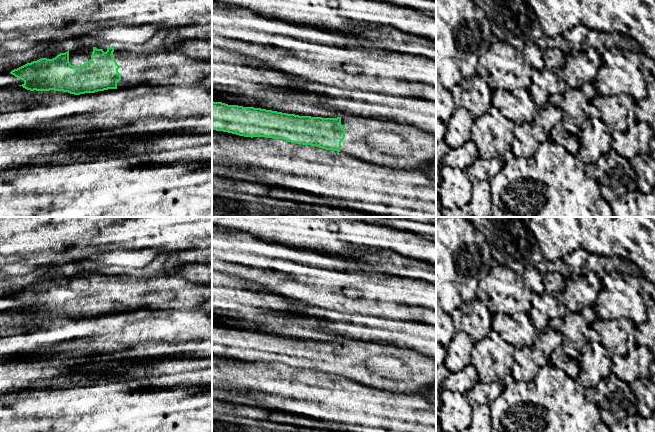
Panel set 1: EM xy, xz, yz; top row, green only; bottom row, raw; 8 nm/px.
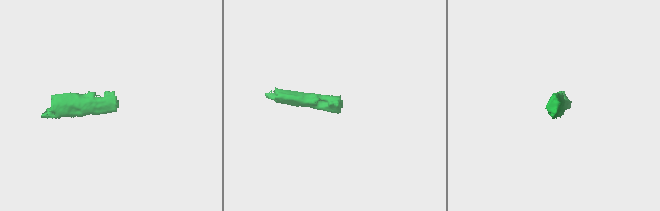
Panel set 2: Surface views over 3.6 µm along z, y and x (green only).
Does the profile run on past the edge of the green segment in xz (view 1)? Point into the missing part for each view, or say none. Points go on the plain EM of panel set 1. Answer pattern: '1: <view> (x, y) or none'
1: xz (397, 370)

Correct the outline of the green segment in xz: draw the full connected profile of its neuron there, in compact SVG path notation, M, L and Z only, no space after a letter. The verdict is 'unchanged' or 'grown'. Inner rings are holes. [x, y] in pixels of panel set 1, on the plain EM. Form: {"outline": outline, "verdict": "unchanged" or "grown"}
{"outline": "M212 325L212 354L316 370L394 394L418 394L436 383L434 358L361 340L299 340Z", "verdict": "grown"}

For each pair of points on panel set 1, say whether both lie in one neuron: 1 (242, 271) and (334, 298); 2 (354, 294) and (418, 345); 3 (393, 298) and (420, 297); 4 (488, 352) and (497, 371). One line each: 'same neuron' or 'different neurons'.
1: same neuron
2: different neurons
3: same neuron
4: same neuron

